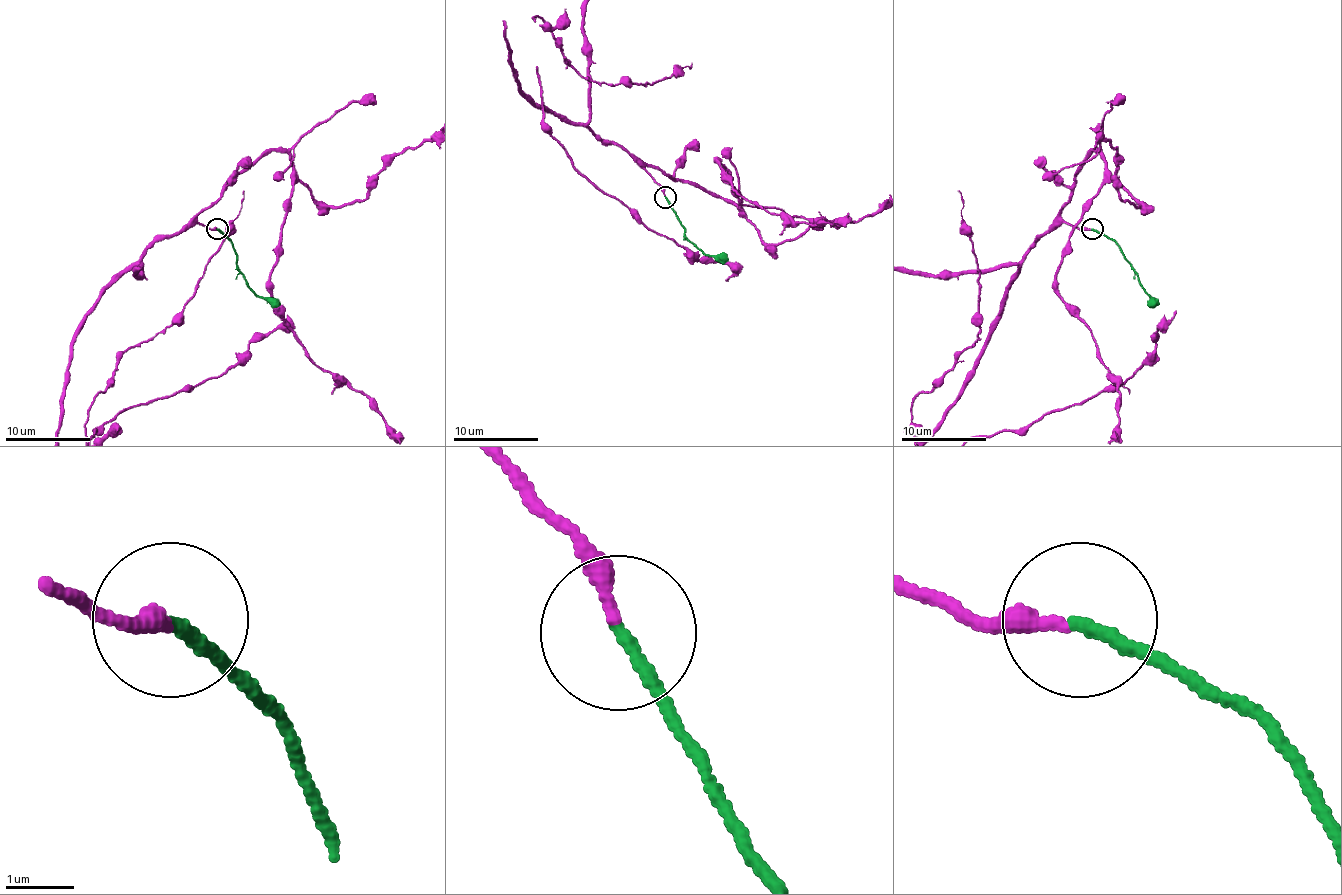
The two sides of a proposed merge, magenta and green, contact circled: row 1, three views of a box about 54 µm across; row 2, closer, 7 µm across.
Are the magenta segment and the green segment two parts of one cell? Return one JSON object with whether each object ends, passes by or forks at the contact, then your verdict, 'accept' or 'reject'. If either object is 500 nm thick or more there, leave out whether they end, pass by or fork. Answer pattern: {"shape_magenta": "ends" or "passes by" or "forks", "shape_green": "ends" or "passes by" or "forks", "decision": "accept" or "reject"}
{"shape_magenta": "ends", "shape_green": "ends", "decision": "accept"}

